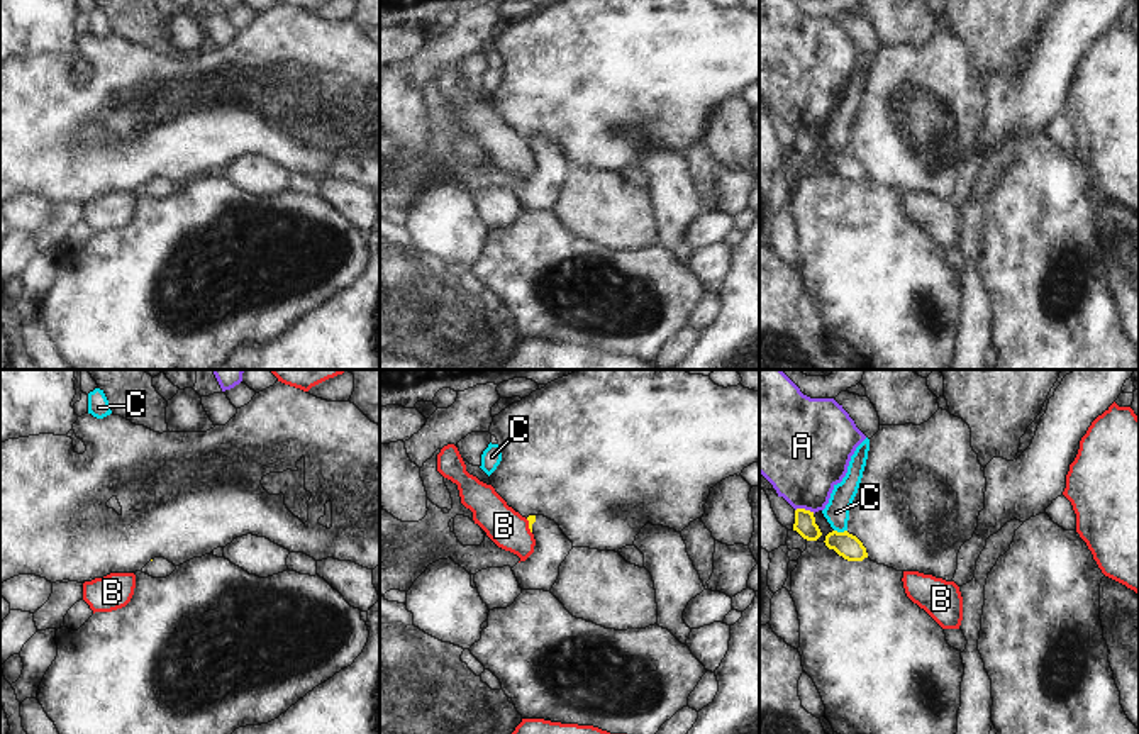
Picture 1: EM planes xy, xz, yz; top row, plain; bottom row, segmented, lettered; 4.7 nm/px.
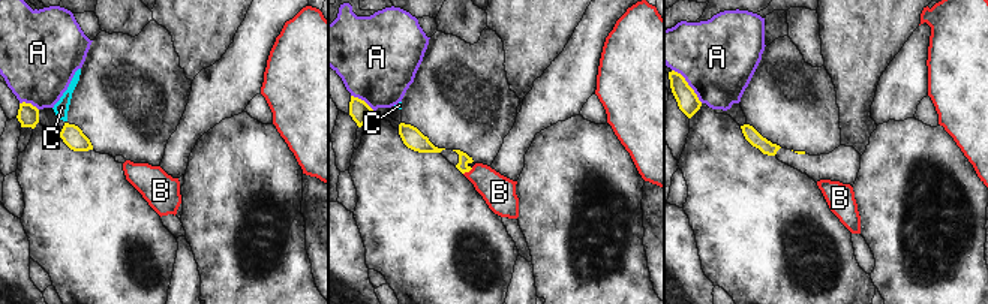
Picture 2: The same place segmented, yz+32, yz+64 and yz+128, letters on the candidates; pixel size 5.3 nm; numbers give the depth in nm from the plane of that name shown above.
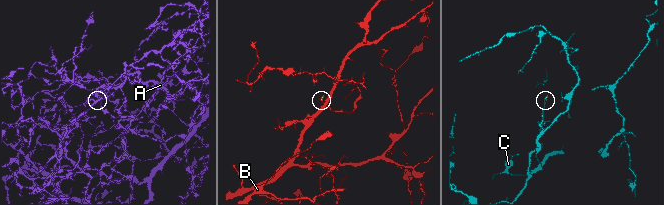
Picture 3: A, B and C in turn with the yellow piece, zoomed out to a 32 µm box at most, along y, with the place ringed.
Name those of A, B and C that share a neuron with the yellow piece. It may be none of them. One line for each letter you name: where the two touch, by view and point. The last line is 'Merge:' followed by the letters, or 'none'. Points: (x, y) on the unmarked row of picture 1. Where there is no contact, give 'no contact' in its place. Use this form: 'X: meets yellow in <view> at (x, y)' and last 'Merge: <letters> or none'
Merge: none

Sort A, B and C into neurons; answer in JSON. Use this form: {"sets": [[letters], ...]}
{"sets": [["A"], ["B"], ["C"]]}

